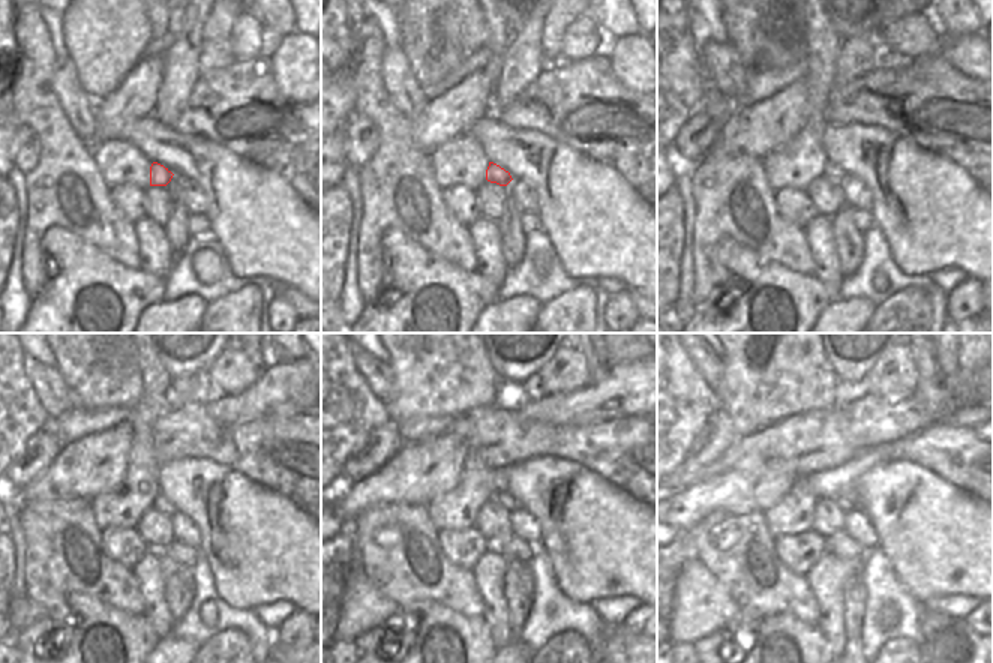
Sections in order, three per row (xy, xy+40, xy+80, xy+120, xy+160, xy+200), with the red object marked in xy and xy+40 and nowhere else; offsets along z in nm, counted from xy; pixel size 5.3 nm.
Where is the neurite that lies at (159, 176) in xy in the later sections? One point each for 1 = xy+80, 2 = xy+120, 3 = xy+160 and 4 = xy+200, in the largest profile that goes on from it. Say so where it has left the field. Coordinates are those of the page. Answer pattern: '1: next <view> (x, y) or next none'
1: next xy+80 (831, 170)
2: next xy+120 (159, 503)
3: next xy+160 (498, 497)
4: next xy+200 (846, 500)

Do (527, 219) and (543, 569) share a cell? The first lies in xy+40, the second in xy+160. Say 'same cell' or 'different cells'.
different cells

